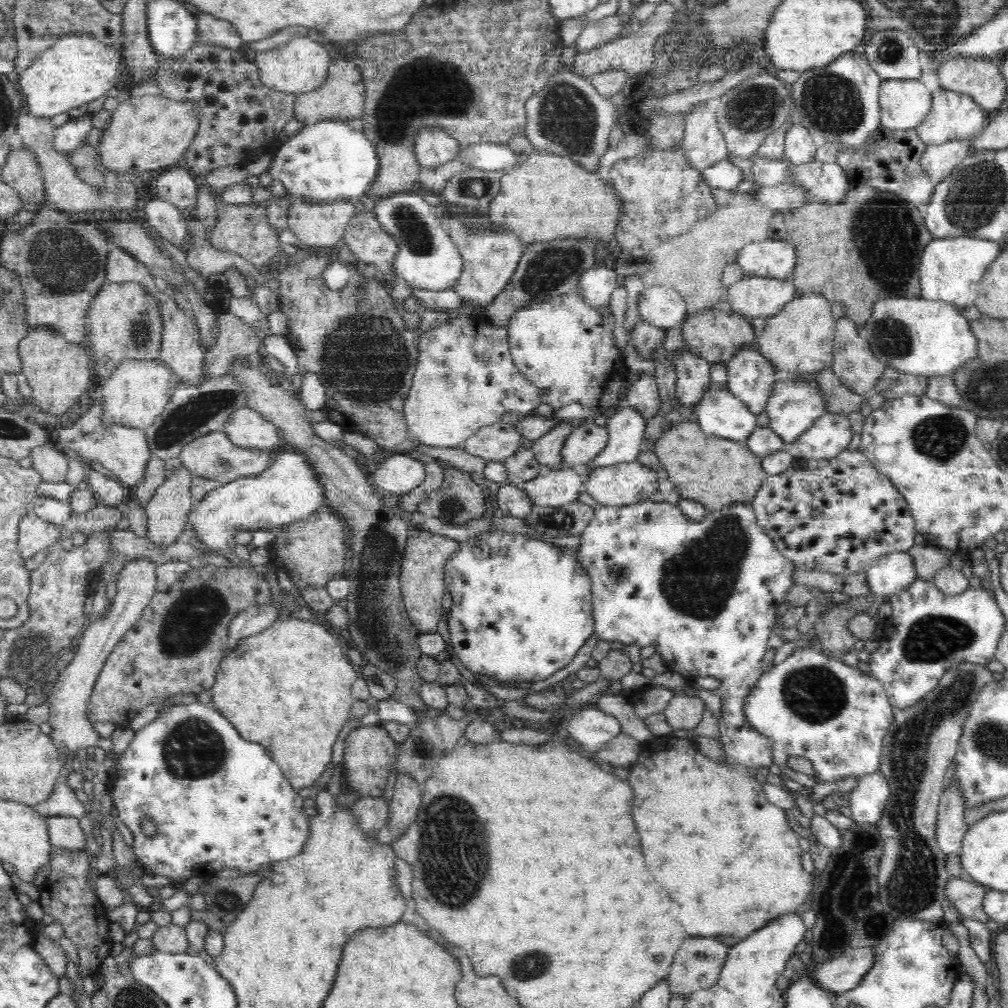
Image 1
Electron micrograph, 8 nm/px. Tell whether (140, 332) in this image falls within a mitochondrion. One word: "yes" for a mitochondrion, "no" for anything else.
yes

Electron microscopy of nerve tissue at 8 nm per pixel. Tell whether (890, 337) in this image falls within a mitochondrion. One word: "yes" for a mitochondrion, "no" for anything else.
yes

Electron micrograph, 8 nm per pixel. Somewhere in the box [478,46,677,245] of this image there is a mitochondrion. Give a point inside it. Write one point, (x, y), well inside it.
(565, 116)

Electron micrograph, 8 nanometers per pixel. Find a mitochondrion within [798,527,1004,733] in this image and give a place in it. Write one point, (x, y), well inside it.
(934, 637)

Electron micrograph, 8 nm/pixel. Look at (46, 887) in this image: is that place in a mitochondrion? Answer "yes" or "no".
no

